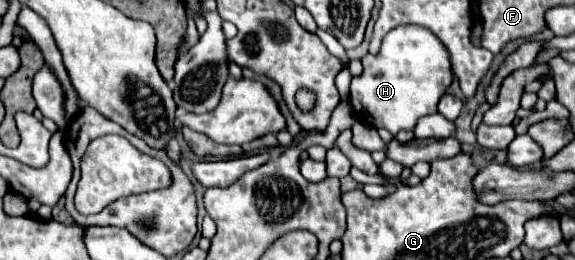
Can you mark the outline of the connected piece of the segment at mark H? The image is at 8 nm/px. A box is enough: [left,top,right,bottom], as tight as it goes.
[351,26,453,136]

